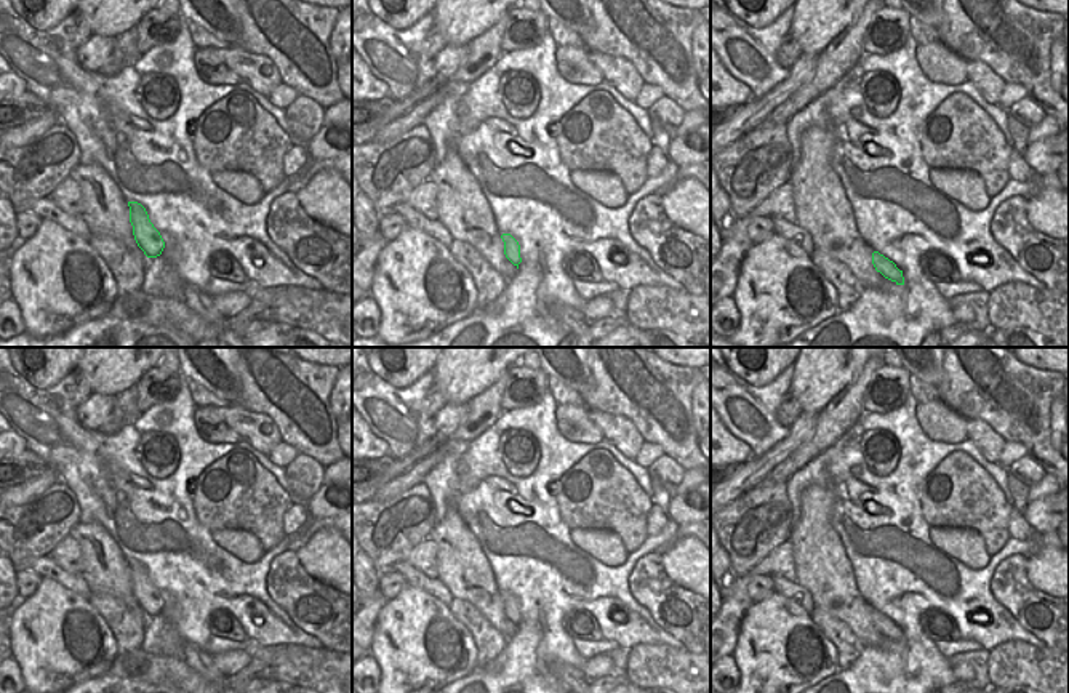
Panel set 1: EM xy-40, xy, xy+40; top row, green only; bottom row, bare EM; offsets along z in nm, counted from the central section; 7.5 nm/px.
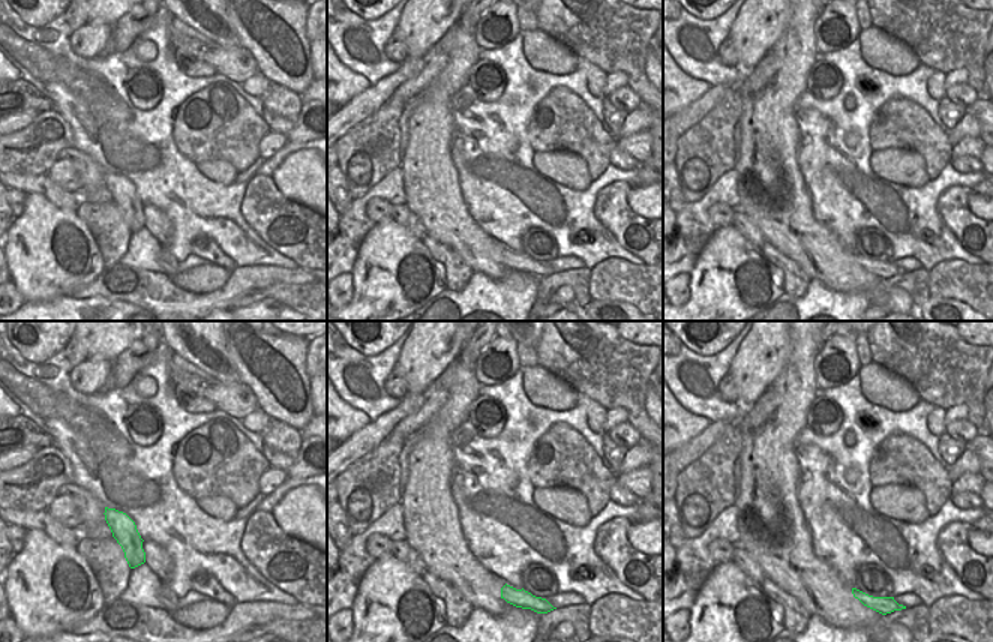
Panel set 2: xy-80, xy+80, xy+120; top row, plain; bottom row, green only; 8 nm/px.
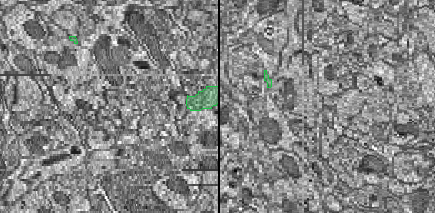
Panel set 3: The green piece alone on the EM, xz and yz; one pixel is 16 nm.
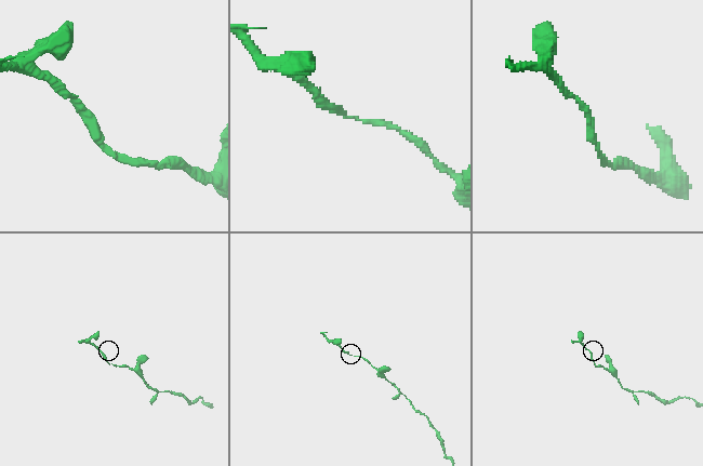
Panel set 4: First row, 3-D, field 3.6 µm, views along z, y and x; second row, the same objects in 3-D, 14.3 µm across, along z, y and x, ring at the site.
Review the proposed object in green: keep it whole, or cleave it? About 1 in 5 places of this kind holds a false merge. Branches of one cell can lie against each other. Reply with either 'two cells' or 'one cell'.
one cell

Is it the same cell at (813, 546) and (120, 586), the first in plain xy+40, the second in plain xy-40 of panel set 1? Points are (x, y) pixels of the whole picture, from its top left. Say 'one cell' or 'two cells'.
one cell

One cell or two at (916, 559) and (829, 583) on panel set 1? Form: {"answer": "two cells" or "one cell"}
{"answer": "two cells"}

